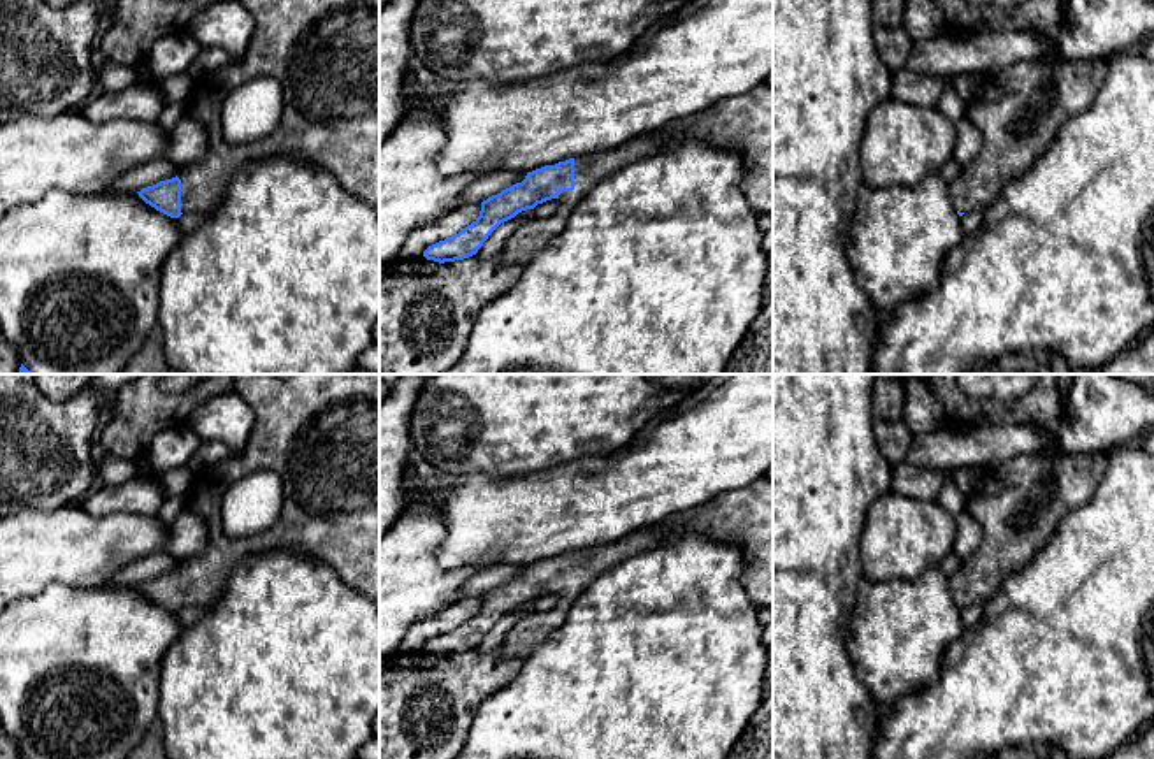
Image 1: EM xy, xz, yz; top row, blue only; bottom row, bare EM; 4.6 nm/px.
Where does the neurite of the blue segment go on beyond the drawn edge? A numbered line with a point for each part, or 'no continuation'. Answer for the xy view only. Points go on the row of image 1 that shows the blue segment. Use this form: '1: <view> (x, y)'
1: xy (325, 53)

